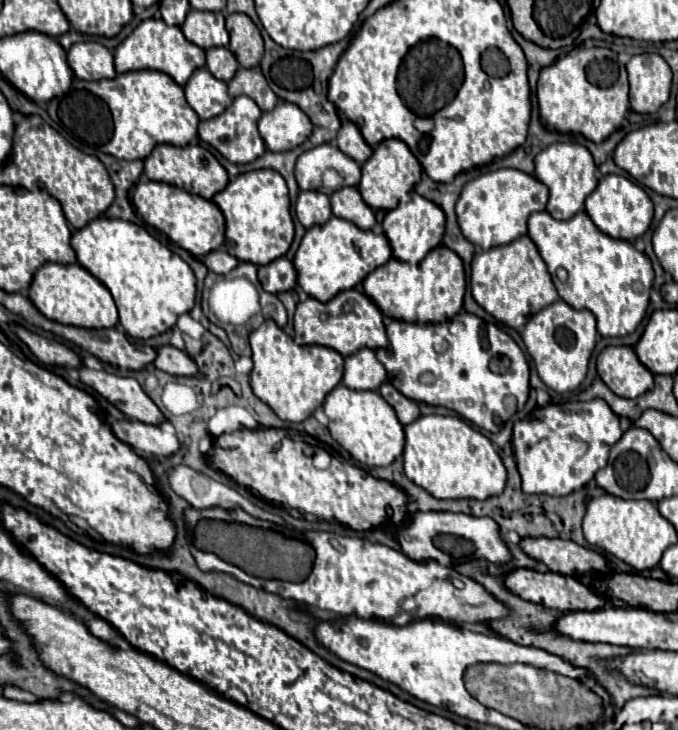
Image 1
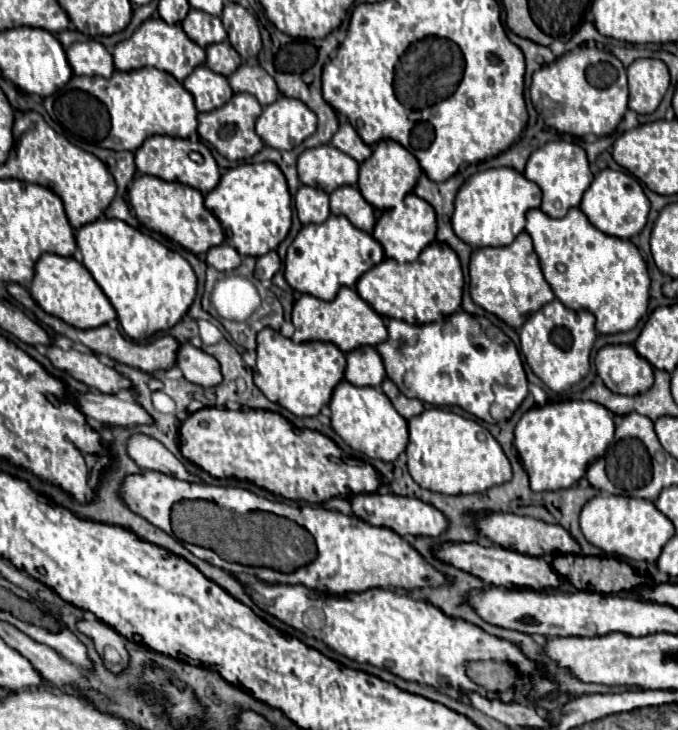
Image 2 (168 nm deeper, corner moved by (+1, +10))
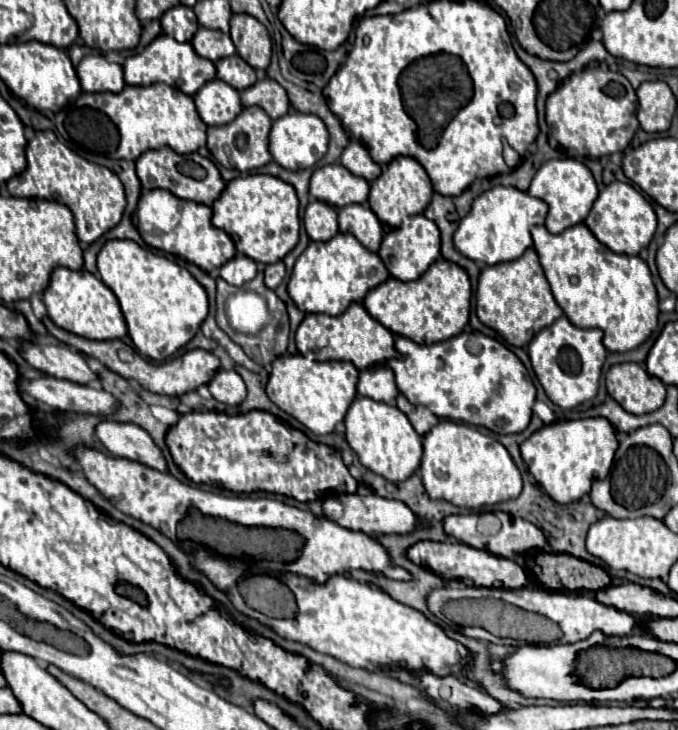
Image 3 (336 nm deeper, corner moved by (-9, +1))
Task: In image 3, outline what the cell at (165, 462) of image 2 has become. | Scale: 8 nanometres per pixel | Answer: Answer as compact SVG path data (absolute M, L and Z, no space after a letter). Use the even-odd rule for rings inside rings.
M102 420L98 422L94 432L110 454L142 462L150 468L166 472L166 460L162 452L152 442L150 434L146 434L146 430L142 430L140 426L134 426L130 422Z

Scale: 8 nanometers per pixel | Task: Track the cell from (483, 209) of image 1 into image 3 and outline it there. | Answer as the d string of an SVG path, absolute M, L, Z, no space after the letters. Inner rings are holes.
M496 186L474 200L472 210L460 220L454 232L454 246L462 256L486 266L516 260L524 254L524 250L532 248L530 228L534 224L544 224L546 214L548 206L540 198L534 198L512 186Z

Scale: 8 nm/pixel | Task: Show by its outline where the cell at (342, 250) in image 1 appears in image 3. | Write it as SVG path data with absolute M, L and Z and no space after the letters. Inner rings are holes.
M338 232L328 242L310 242L298 256L288 280L288 294L302 312L340 316L352 302L362 302L366 292L386 282L388 276L376 252L366 250L352 234Z

